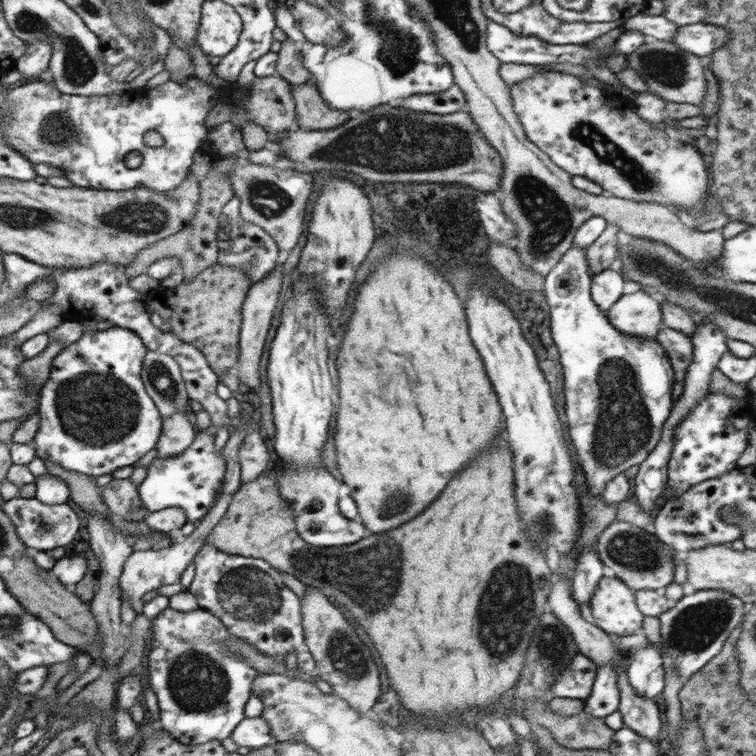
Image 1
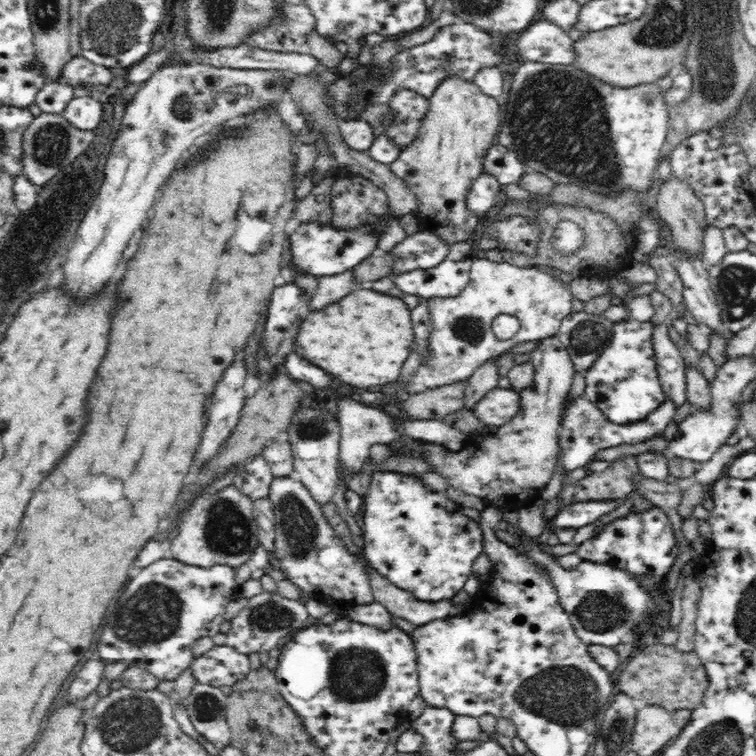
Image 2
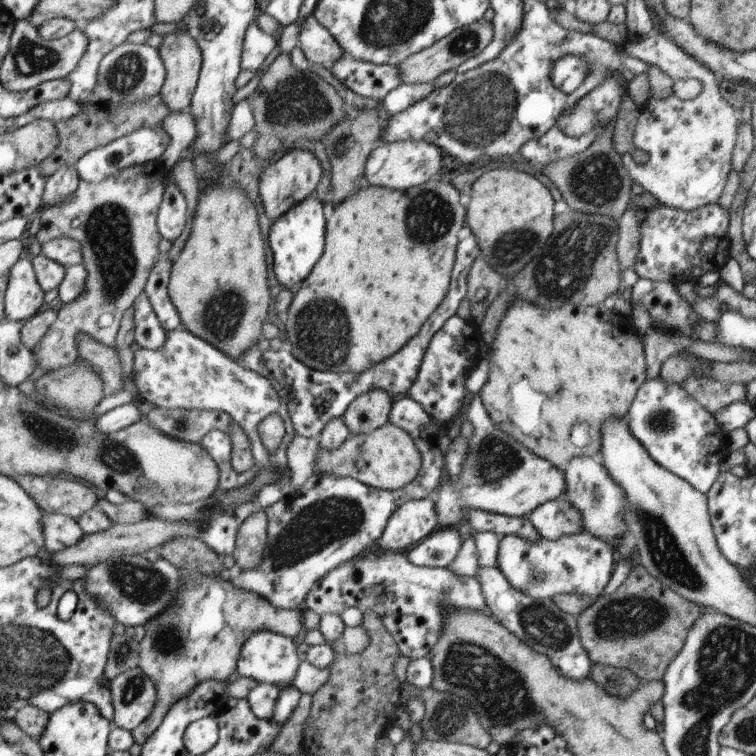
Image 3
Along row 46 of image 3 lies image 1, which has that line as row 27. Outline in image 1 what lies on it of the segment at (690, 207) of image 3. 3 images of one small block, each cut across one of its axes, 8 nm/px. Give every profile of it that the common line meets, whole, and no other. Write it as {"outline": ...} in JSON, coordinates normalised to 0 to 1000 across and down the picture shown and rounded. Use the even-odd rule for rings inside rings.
{"outline":[[[847,17],[837,24],[825,26],[827,41],[844,41],[866,54],[889,54],[897,44],[897,34],[881,26],[878,21],[856,21]]]}

